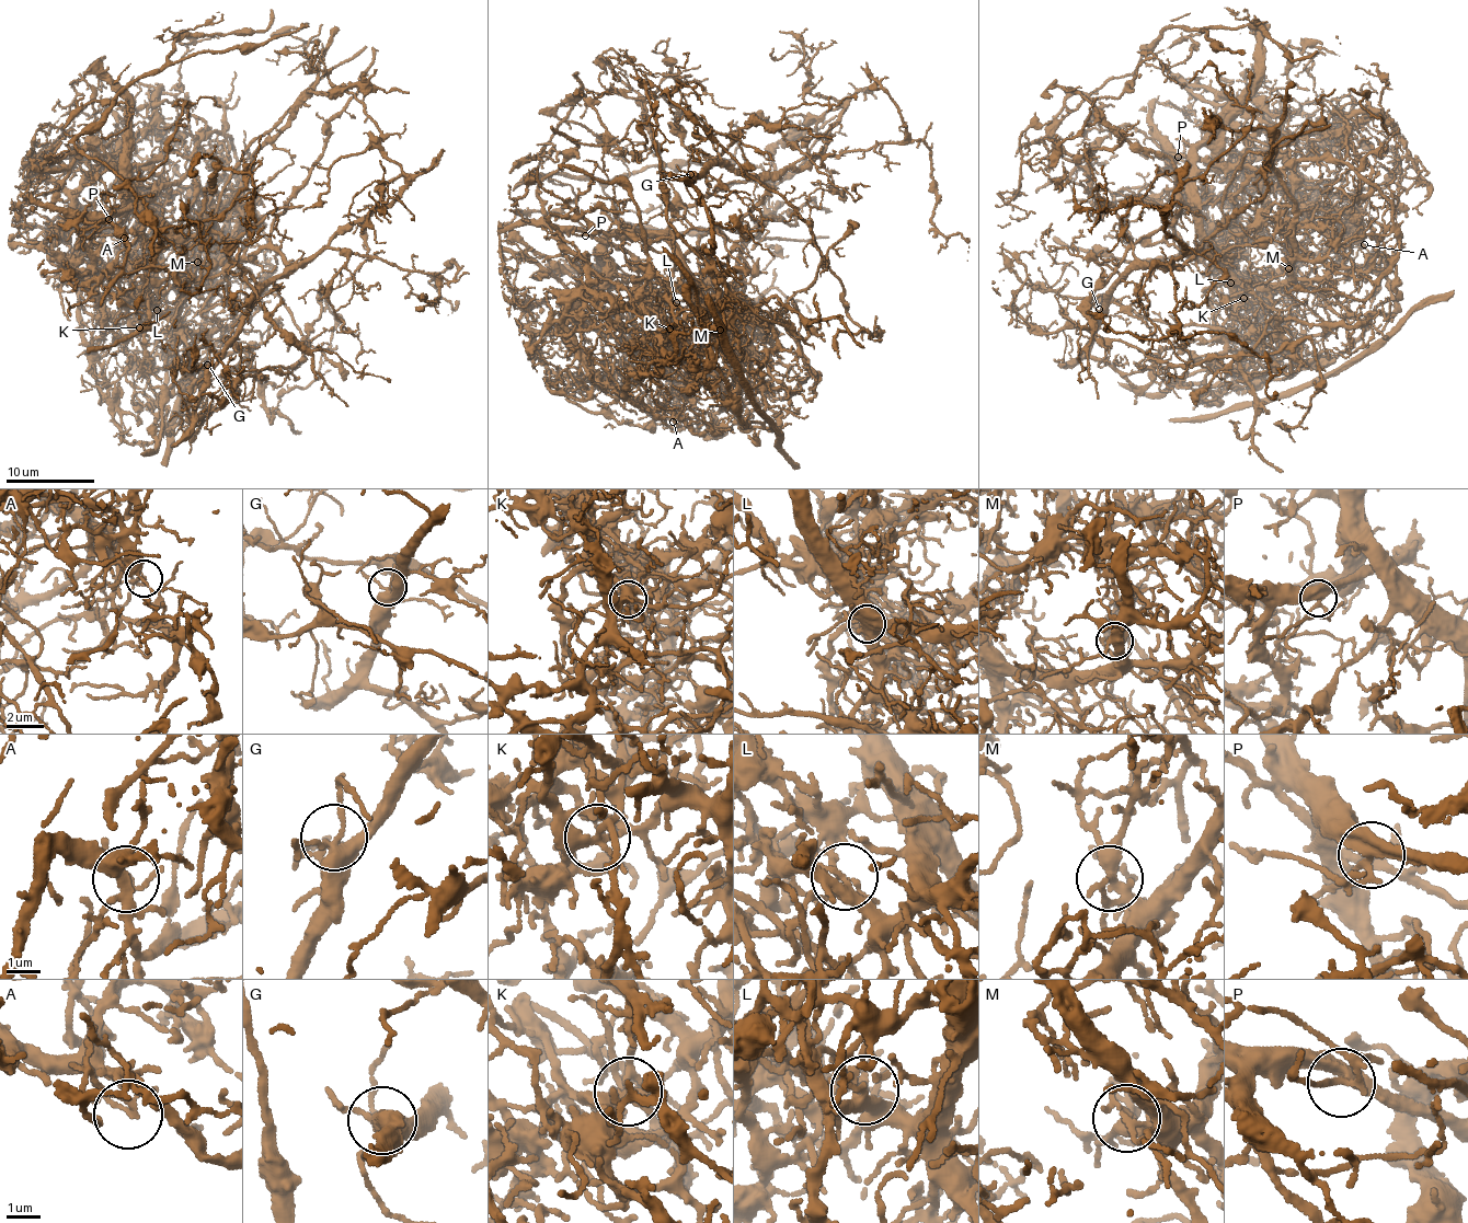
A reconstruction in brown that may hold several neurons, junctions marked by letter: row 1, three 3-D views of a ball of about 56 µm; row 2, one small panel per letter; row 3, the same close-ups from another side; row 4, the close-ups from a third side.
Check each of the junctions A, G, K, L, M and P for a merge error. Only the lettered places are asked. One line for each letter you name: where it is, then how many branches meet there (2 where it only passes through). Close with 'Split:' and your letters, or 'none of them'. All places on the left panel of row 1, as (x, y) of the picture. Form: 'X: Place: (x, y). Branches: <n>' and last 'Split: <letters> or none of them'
A: Place: (124, 238). Branches: 4
K: Place: (139, 327). Branches: 6
L: Place: (157, 310). Branches: 4
Split: A, K, L

